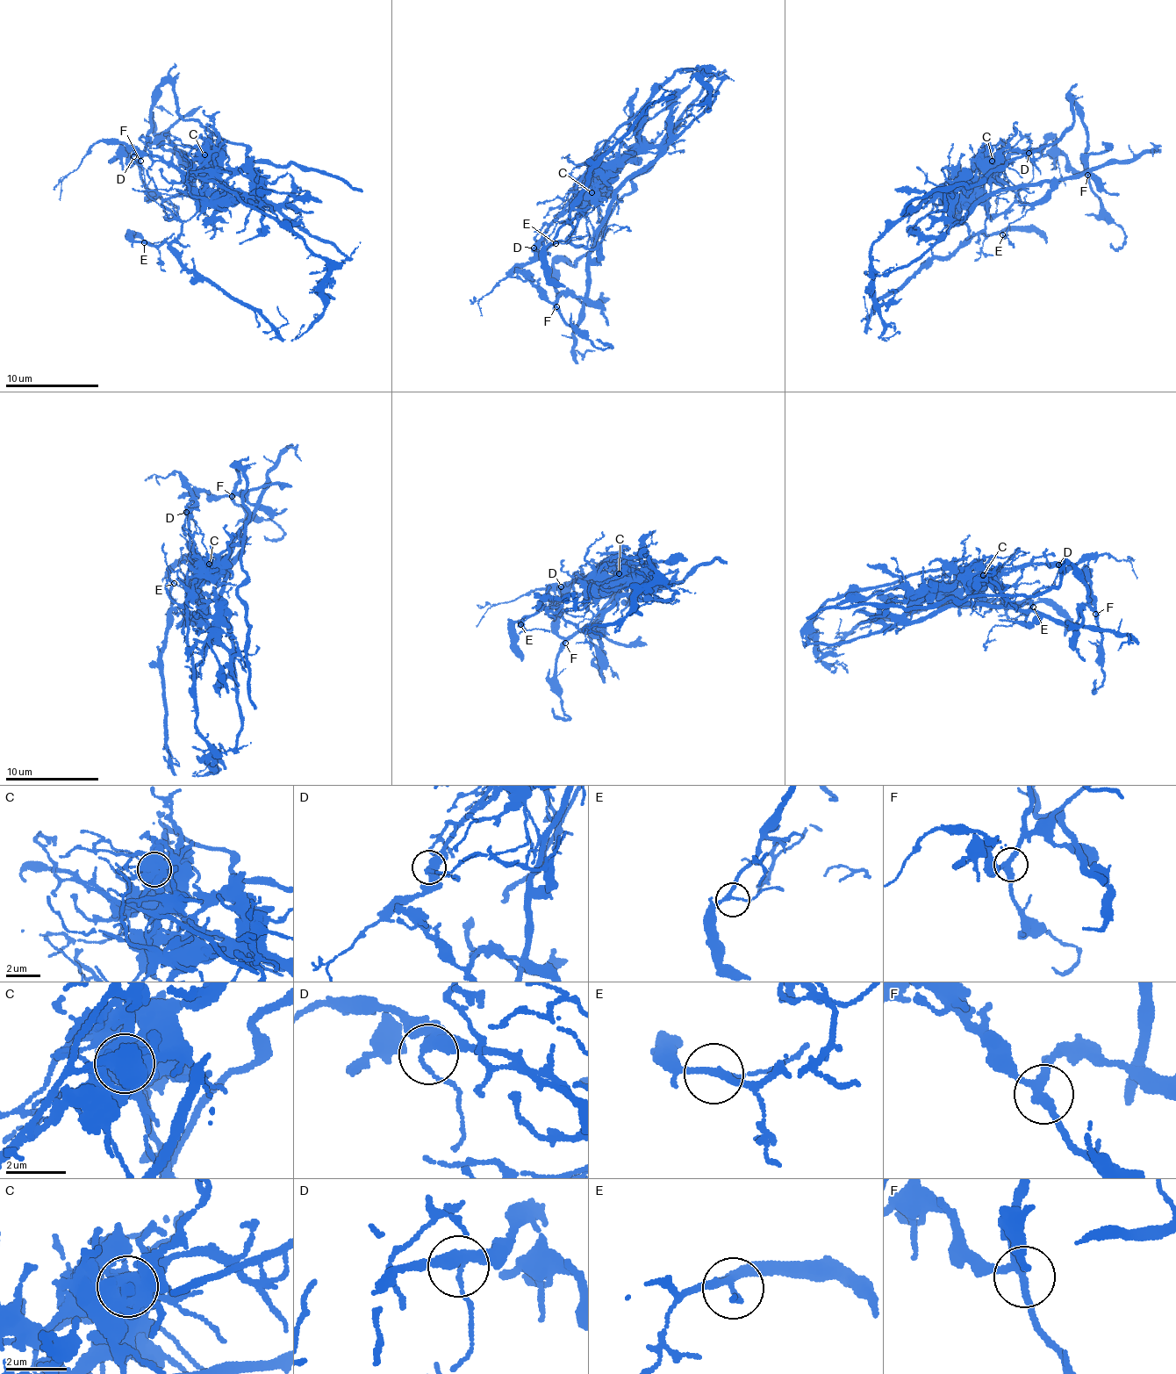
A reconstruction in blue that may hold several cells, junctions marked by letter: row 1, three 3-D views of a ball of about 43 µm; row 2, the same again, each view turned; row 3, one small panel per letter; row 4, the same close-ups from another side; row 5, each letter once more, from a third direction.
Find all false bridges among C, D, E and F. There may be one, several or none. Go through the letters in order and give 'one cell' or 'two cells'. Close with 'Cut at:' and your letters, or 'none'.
C: two cells
D: one cell
E: one cell
F: one cell
Cut at: C

